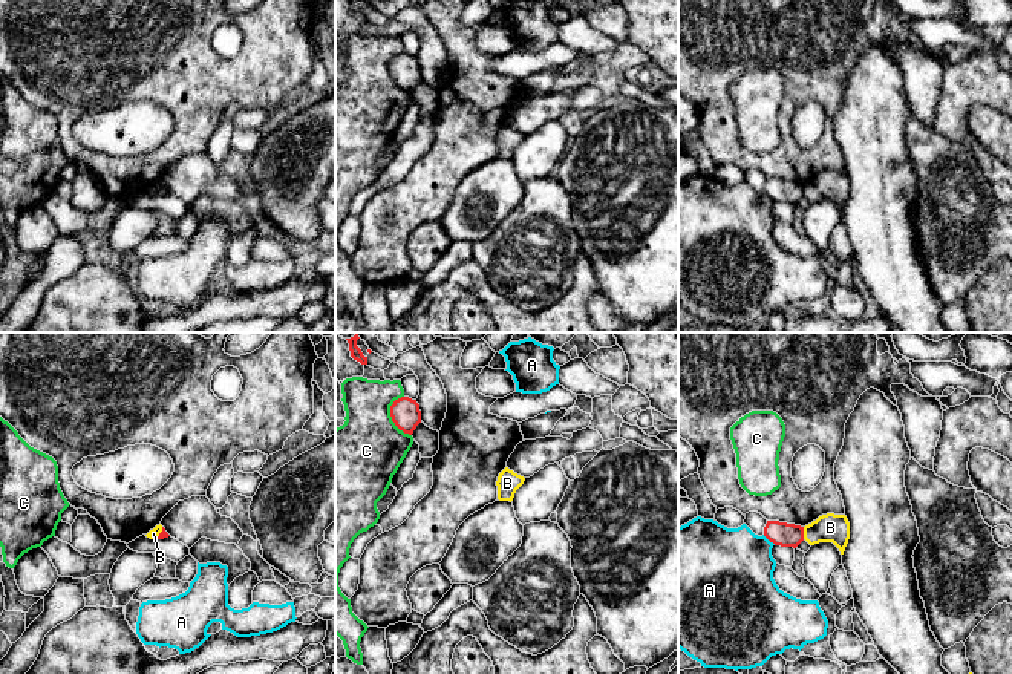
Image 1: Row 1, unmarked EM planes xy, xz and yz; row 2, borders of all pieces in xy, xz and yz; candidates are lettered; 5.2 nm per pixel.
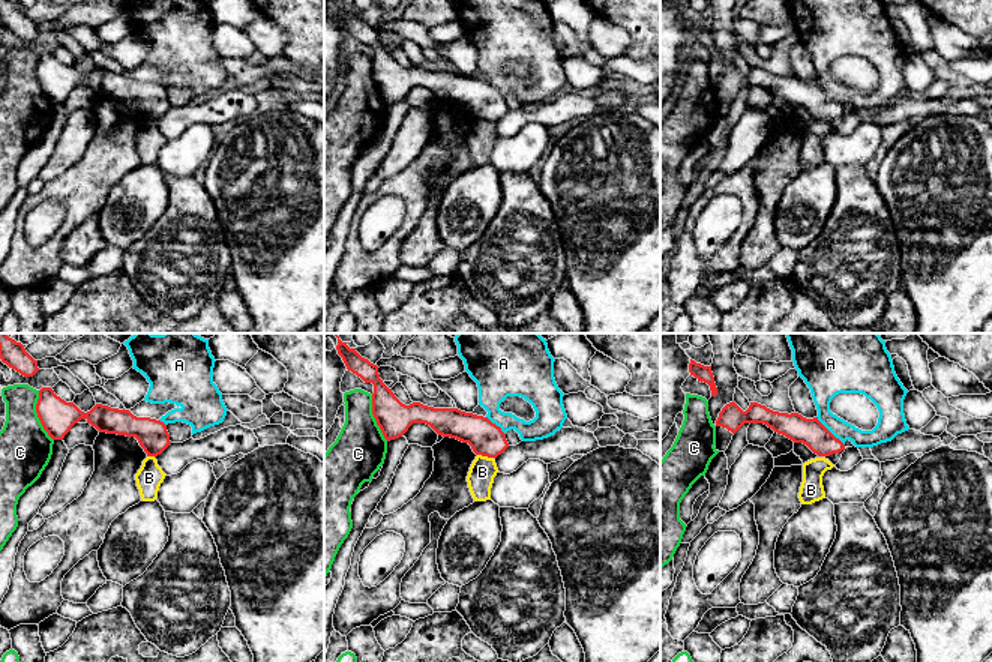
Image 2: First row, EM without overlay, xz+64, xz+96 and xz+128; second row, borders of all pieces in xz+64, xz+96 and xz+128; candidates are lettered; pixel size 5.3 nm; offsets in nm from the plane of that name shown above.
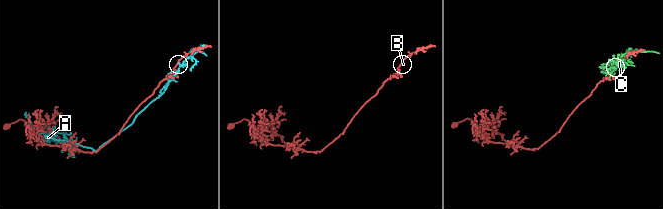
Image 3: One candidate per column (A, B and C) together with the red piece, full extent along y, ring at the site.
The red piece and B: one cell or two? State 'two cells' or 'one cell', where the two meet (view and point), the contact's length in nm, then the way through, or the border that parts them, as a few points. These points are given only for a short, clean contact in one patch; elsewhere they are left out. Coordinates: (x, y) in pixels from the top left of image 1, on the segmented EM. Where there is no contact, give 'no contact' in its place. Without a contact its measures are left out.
two cells; contact yz (803, 533); length 60 nm; border yz (803, 527), (804, 538)

